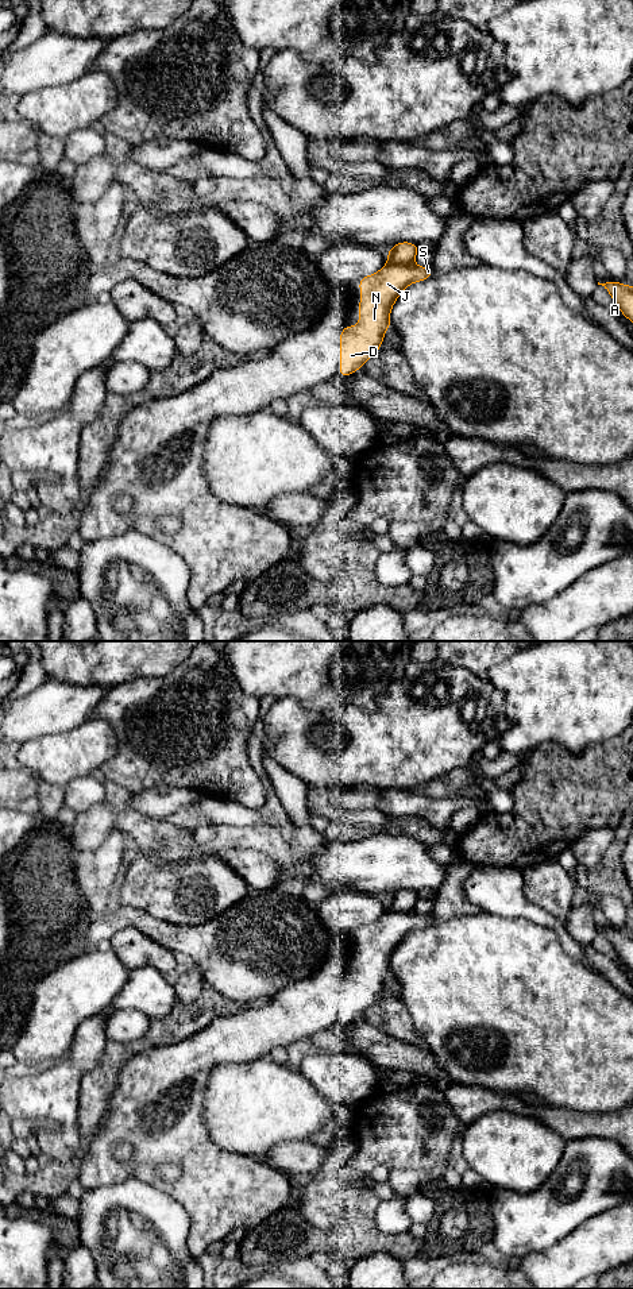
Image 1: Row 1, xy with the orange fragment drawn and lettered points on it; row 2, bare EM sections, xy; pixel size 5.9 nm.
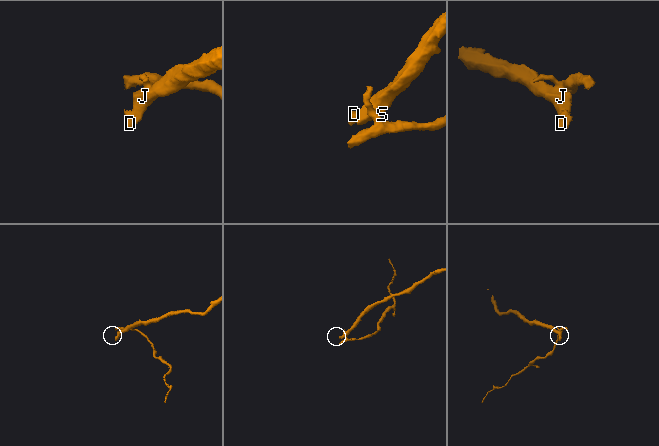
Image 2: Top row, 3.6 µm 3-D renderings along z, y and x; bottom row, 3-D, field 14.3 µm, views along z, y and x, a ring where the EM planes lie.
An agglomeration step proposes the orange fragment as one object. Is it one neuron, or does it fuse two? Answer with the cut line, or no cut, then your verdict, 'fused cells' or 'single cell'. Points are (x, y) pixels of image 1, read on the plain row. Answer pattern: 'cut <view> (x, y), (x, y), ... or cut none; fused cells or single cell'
cut xy (389, 909), (412, 911); fused cells

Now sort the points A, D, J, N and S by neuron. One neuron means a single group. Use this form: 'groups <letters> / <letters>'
groups A / D J N S

